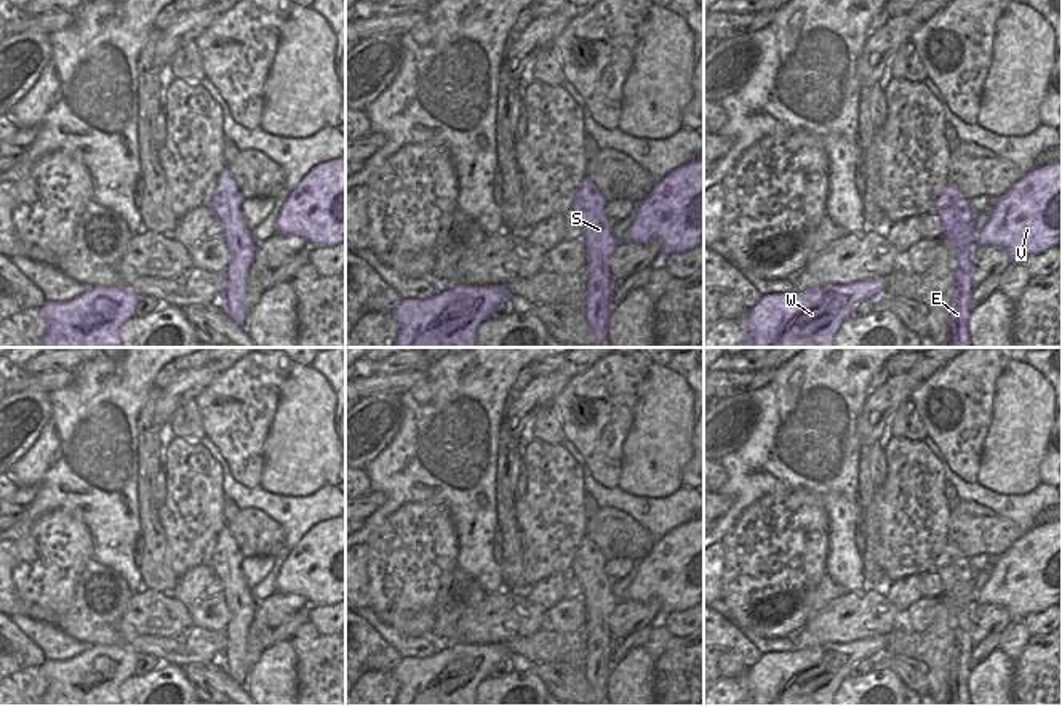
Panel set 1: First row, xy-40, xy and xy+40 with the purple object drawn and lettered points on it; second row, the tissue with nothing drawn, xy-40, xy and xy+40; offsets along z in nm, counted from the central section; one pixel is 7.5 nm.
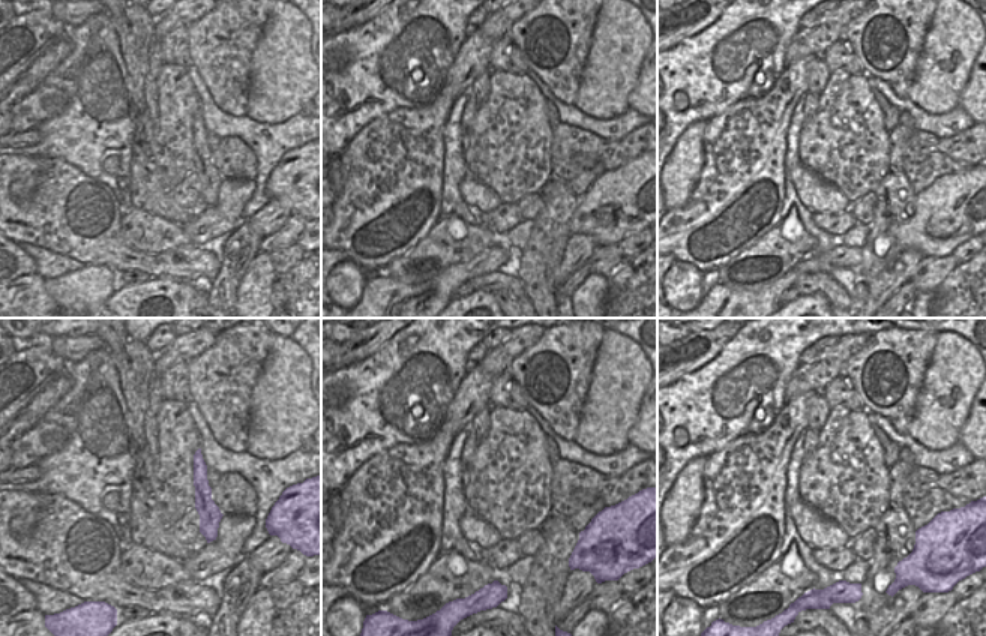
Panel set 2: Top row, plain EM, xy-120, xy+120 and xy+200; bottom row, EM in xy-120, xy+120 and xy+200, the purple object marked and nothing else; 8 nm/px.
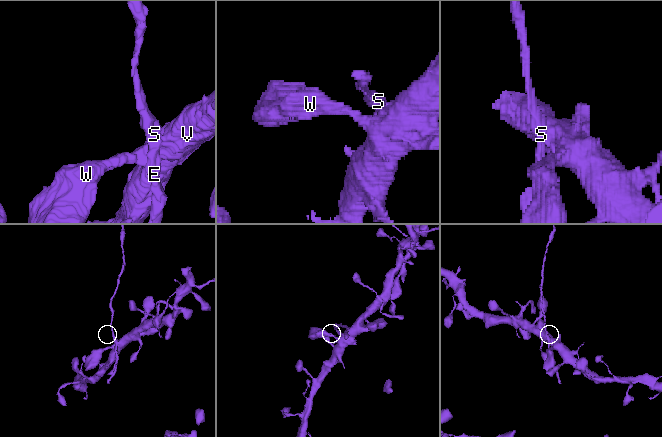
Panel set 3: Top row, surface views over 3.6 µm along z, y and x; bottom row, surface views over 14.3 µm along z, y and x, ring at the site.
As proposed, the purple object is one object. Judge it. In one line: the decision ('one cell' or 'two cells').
two cells

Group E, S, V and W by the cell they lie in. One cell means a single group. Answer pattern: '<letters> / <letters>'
E S / V W

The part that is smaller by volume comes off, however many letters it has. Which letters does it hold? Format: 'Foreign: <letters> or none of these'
Foreign: E, S

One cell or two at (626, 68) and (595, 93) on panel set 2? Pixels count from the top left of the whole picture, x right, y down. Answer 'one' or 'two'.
one

